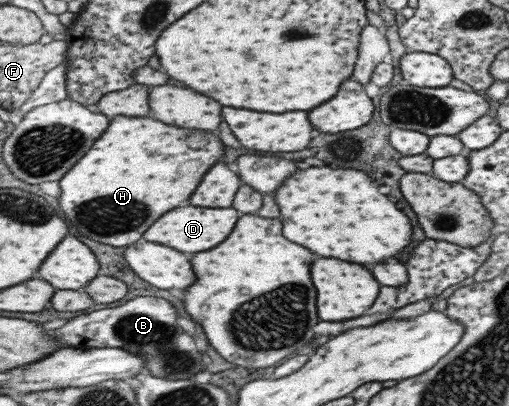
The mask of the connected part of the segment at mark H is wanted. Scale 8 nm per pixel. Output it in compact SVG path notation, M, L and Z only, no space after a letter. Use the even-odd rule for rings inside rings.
M152 115L113 116L110 127L106 129L106 137L97 141L98 145L94 145L94 151L86 153L86 157L59 181L59 205L66 218L72 221L72 225L82 235L114 247L128 247L140 241L150 225L154 225L168 211L188 201L202 183L204 175L226 153L222 139L212 131L168 125Z

